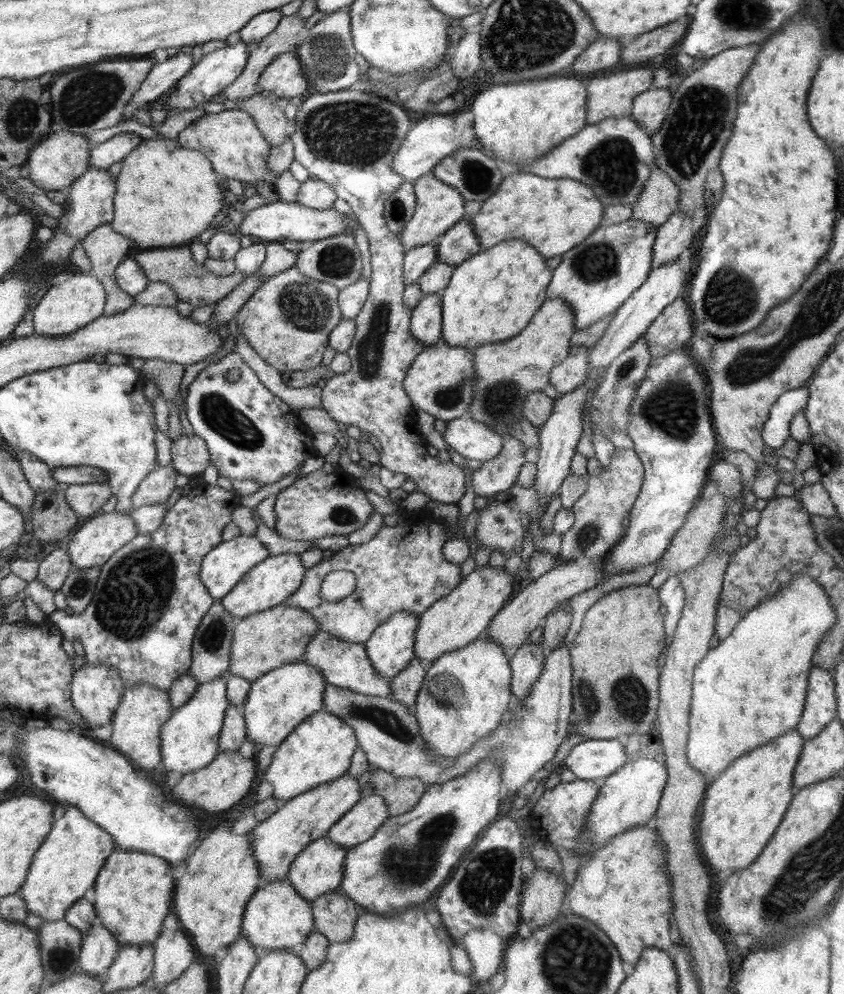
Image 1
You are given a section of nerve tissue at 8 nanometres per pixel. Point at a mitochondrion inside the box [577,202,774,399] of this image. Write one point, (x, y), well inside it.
(727, 300)

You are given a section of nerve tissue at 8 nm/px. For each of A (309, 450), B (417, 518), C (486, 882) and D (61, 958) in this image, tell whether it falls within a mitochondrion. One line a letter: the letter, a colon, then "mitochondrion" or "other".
A: other
B: other
C: mitochondrion
D: mitochondrion

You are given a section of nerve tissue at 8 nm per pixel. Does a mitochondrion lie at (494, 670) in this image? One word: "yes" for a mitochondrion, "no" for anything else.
no

